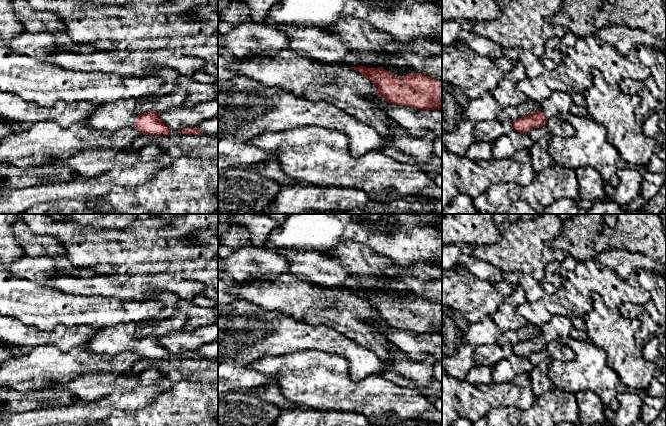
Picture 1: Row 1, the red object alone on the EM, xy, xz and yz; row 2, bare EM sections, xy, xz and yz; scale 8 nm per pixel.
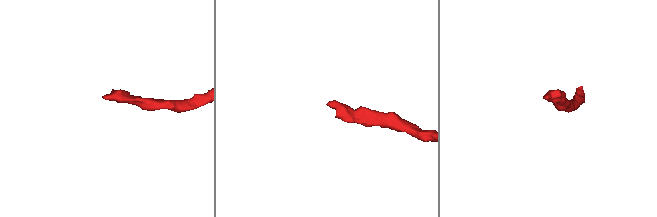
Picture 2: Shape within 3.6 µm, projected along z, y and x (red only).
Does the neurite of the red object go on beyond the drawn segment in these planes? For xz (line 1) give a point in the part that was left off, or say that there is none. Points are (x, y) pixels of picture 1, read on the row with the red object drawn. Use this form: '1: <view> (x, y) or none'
1: none

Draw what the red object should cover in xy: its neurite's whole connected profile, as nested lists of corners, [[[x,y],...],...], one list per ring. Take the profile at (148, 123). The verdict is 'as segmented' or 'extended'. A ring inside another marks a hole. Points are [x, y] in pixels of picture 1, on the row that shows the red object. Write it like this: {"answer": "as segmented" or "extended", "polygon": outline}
{"answer": "extended", "polygon": [[[124,99],[105,105],[96,105],[86,121],[86,126],[97,131],[115,131],[124,127],[133,127],[142,134],[155,136],[172,133],[159,119],[159,113],[148,111],[137,115],[136,103],[136,99]]]}

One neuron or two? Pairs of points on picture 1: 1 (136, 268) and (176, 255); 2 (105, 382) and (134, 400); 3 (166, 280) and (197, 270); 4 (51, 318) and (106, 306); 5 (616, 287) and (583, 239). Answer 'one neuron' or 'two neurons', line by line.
1: one neuron
2: two neurons
3: two neurons
4: one neuron
5: two neurons

